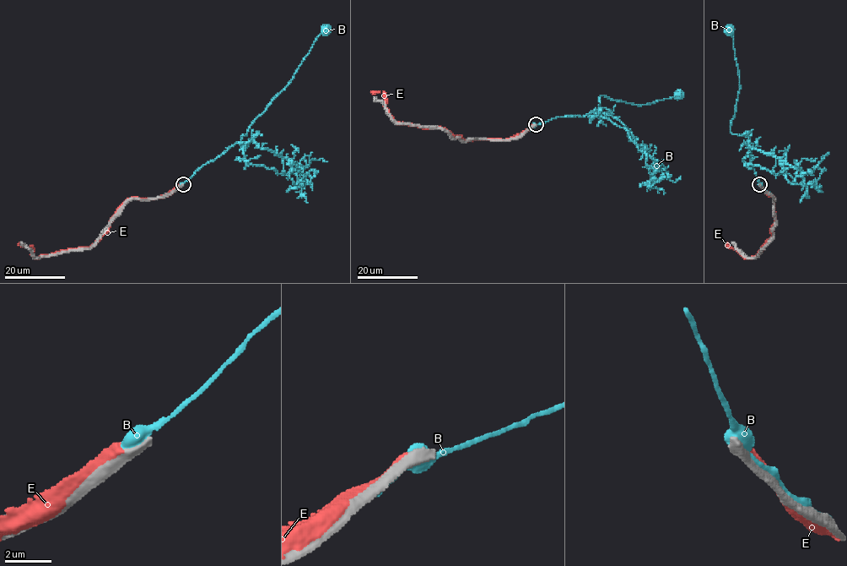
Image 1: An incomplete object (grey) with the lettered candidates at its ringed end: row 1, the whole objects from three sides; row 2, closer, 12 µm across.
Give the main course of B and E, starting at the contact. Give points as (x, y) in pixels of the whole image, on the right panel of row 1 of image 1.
B: (760, 185), (752, 165), (751, 146), (746, 142), (749, 145), (749, 137), (731, 131), (740, 80), (730, 29)
E: (761, 187), (774, 198), (772, 236), (754, 257), (743, 257), (727, 246), (727, 243)

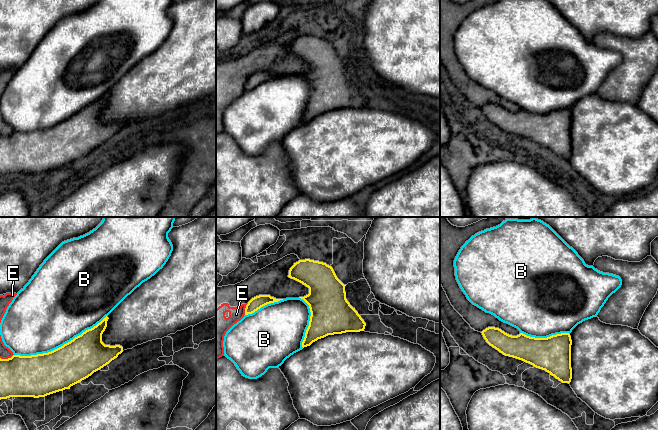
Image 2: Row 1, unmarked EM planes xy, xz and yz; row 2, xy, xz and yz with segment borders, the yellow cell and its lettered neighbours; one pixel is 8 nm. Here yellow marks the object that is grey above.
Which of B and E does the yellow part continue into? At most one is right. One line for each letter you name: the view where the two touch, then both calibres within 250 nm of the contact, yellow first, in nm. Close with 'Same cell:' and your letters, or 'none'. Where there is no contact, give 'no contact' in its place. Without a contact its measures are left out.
Same cell: none

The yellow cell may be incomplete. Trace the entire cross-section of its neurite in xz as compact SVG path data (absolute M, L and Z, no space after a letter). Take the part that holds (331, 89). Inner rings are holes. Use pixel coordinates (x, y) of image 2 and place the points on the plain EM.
M310 35L299 36L289 46L289 54L309 64L303 75L310 84L311 92L302 123L310 122L328 111L364 107L366 99L346 75L345 62L336 52L333 44L326 39Z

